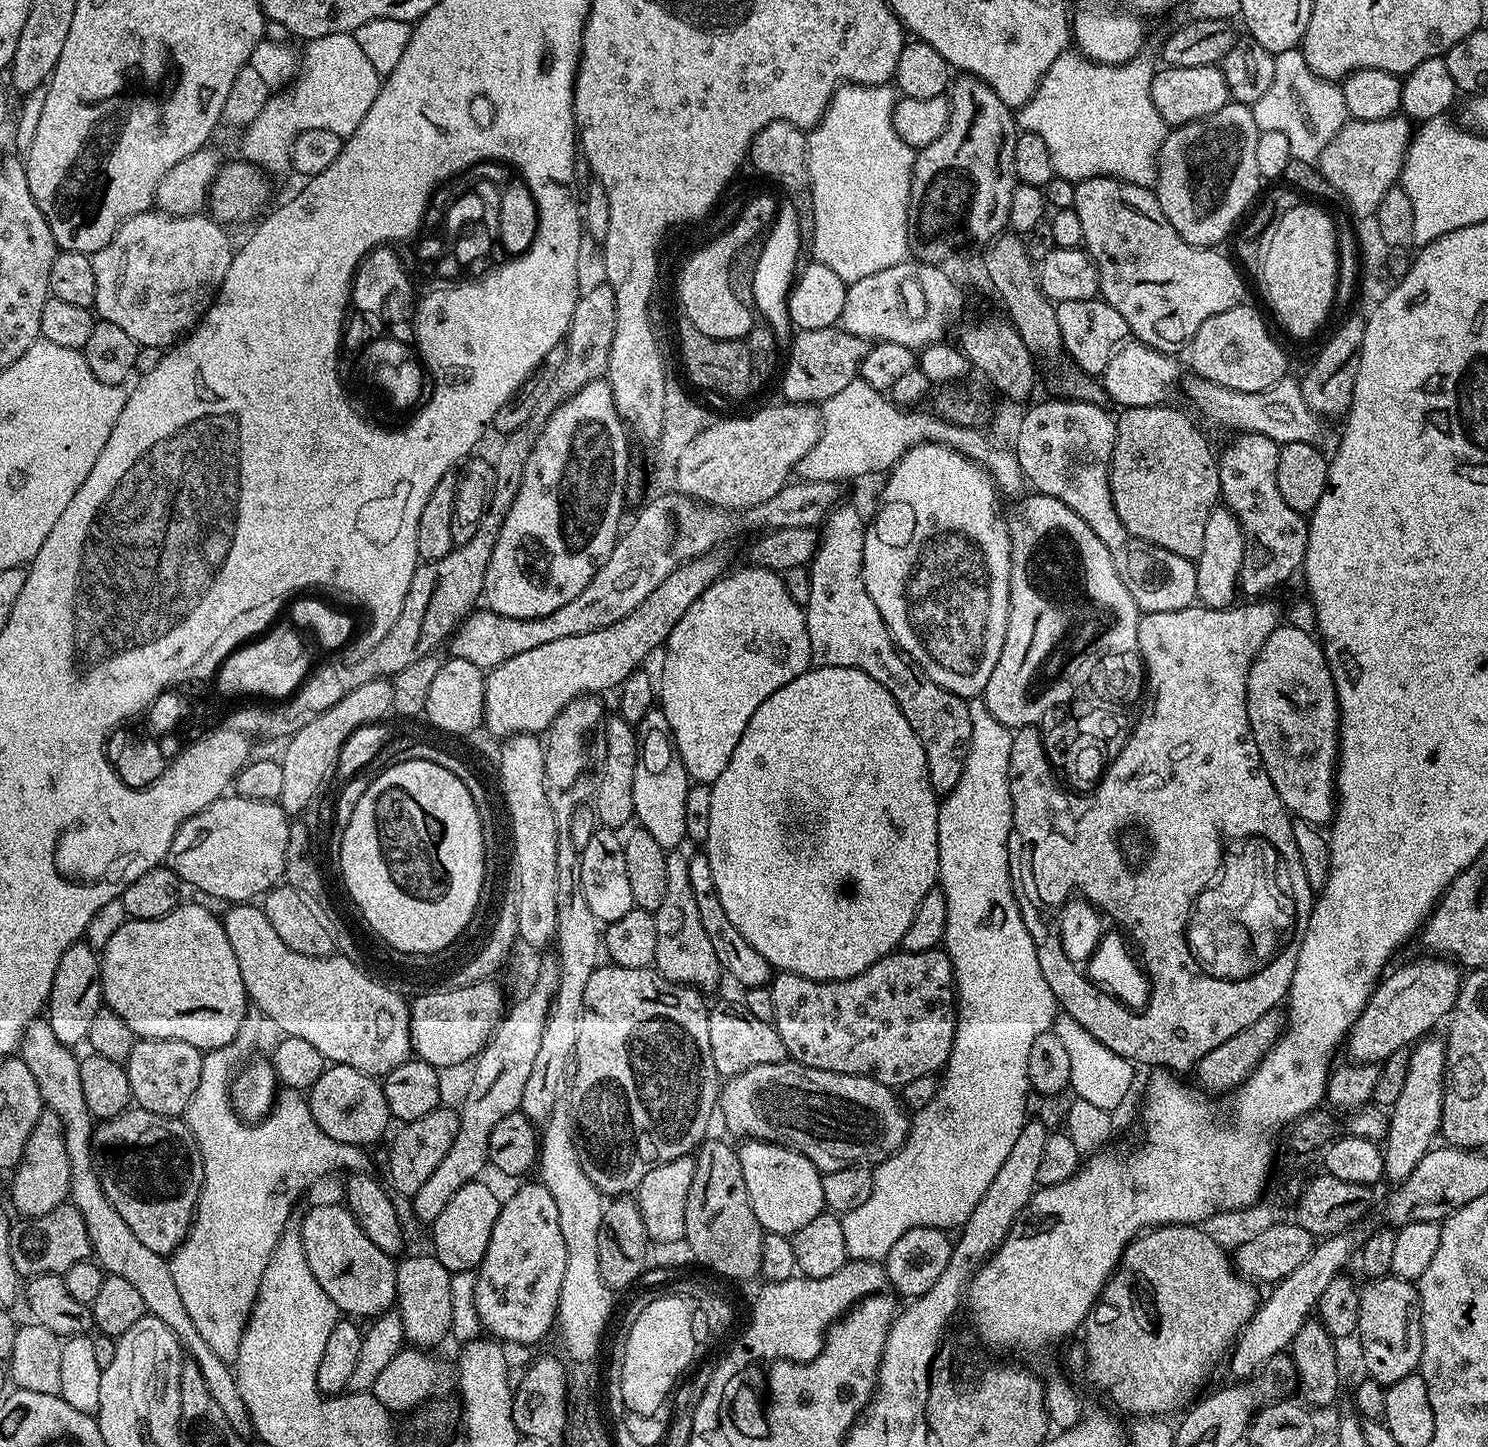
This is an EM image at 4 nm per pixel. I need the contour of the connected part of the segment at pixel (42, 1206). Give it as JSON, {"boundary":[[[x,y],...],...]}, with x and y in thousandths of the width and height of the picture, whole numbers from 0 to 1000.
{"boundary":[[[32,767],[28,768],[17,789],[15,800],[7,813],[8,832],[14,838],[13,839],[14,841],[21,842],[34,839],[34,836],[36,836],[40,832],[46,829],[46,820],[48,813],[48,806],[47,806],[47,798],[44,798],[43,779],[39,770]]]}

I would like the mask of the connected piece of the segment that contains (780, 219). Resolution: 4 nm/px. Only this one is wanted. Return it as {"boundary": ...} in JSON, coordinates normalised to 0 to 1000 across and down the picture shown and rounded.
{"boundary":[[[531,138],[524,140],[522,151],[513,165],[512,173],[509,177],[505,191],[506,211],[521,230],[521,235],[525,243],[532,240],[534,232],[534,225],[530,220],[530,203],[534,196],[537,182],[536,177],[538,175],[538,163],[536,162],[536,146]]]}

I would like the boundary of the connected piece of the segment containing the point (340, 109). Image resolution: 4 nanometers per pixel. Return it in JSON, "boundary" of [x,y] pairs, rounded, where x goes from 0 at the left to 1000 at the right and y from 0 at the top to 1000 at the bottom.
{"boundary":[[[225,22],[216,26],[211,26],[204,31],[204,39],[201,39],[198,55],[190,62],[181,66],[175,78],[163,89],[164,97],[161,102],[163,110],[167,113],[172,114],[178,120],[188,119],[194,115],[196,110],[198,95],[206,90],[222,90],[230,95],[241,90],[241,84],[246,82],[246,76],[251,73],[251,68],[254,68],[257,57],[256,50],[249,46],[246,37],[243,37],[243,32],[241,32],[239,24],[235,22]]]}

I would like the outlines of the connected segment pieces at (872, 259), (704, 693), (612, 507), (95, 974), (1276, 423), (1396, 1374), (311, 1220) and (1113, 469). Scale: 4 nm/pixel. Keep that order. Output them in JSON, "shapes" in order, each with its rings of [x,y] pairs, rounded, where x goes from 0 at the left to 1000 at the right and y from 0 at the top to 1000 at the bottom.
{"shapes":[[[[568,58],[563,60],[554,81],[542,92],[543,126],[548,154],[546,176],[548,182],[558,184],[558,187],[569,195],[585,192],[585,189],[603,184],[612,177],[610,138],[616,105],[609,101],[601,90],[599,77],[603,68],[603,64],[597,58]]],[[[502,392],[497,393],[495,395],[490,395],[484,400],[481,401],[465,417],[464,422],[461,422],[461,424],[458,424],[458,427],[456,427],[453,435],[450,435],[448,443],[449,451],[446,453],[446,465],[444,466],[444,470],[442,467],[442,489],[443,491],[448,493],[448,499],[450,499],[452,510],[454,512],[454,517],[457,519],[463,540],[468,542],[476,543],[479,542],[483,538],[483,535],[485,535],[485,532],[488,532],[488,527],[491,527],[491,521],[493,521],[493,516],[496,516],[496,510],[499,510],[499,507],[501,504],[501,499],[504,499],[504,496],[507,496],[507,491],[509,491],[509,488],[512,488],[512,485],[515,485],[515,482],[517,482],[517,480],[520,480],[520,477],[526,477],[526,474],[528,474],[528,471],[534,471],[534,469],[536,469],[539,465],[543,464],[546,458],[540,420],[536,416],[534,416],[534,413],[531,413],[531,408],[528,408],[526,397],[519,395],[518,393]]],[[[408,262],[397,263],[395,265],[390,265],[388,270],[384,272],[381,275],[376,277],[370,283],[371,288],[366,293],[366,296],[363,299],[363,302],[360,304],[360,308],[357,308],[355,313],[355,319],[352,321],[352,332],[351,336],[348,336],[348,341],[343,350],[343,355],[340,355],[340,361],[335,369],[335,375],[332,375],[332,383],[329,383],[329,391],[327,391],[327,399],[325,400],[325,408],[324,415],[327,422],[334,423],[340,427],[364,427],[367,424],[372,424],[375,419],[380,419],[380,416],[386,416],[394,405],[397,405],[397,399],[402,397],[402,394],[410,386],[413,380],[415,372],[418,367],[417,356],[419,354],[421,349],[421,335],[422,333],[422,301],[421,294],[417,290],[415,283],[413,281],[413,272],[409,265]]],[[[58,651],[47,653],[44,659],[39,662],[39,670],[36,670],[36,679],[31,695],[31,704],[39,720],[52,723],[58,719],[60,706],[63,706],[63,701],[66,701],[69,695],[67,679],[67,661],[65,656],[60,654]]],[[[801,261],[798,265],[798,274],[810,290],[831,296],[831,299],[845,299],[861,308],[867,305],[878,305],[890,314],[897,312],[901,308],[901,299],[895,296],[890,288],[878,281],[874,263],[871,261],[864,261],[856,267],[845,271],[827,270],[813,263]]],[[[935,880],[920,884],[919,888],[913,891],[914,905],[913,905],[913,916],[911,921],[913,923],[915,936],[917,938],[917,949],[927,956],[933,957],[940,955],[940,952],[950,950],[954,945],[957,925],[956,925],[956,914],[954,913],[954,894],[951,887],[941,885]]],[[[215,832],[205,839],[204,844],[200,847],[200,851],[206,872],[208,872],[208,878],[211,883],[214,883],[214,889],[222,894],[229,907],[237,911],[252,911],[267,900],[267,871],[261,866],[254,864],[254,861],[246,856],[243,847],[241,847],[233,834]]],[[[774,279],[767,282],[757,282],[752,285],[753,287],[751,287],[749,288],[750,302],[749,303],[747,319],[745,322],[745,335],[747,339],[747,346],[751,358],[754,361],[754,364],[757,364],[757,366],[760,370],[764,370],[770,375],[781,377],[789,383],[794,383],[794,386],[803,388],[808,383],[808,371],[809,367],[810,367],[810,358],[813,358],[813,355],[819,350],[819,346],[821,345],[820,319],[818,313],[817,312],[815,313],[815,310],[812,308],[811,303],[806,299],[806,294],[797,285],[792,285],[790,282],[785,281],[782,279]]]]}

